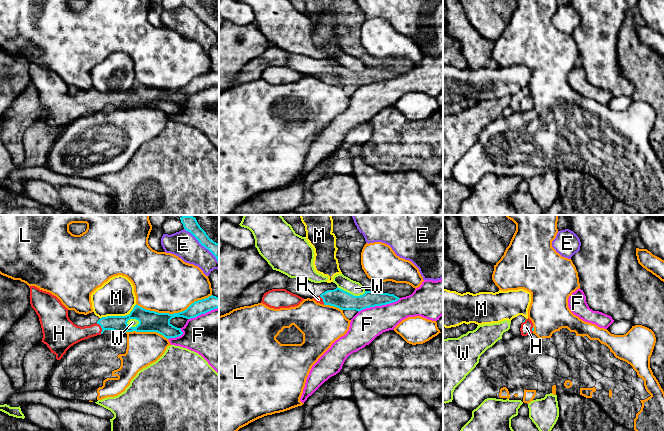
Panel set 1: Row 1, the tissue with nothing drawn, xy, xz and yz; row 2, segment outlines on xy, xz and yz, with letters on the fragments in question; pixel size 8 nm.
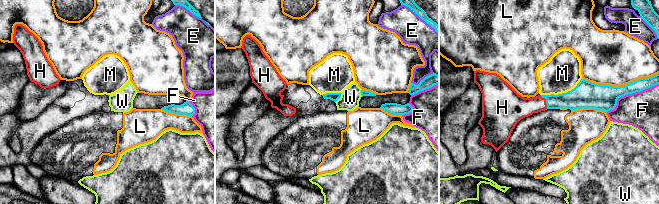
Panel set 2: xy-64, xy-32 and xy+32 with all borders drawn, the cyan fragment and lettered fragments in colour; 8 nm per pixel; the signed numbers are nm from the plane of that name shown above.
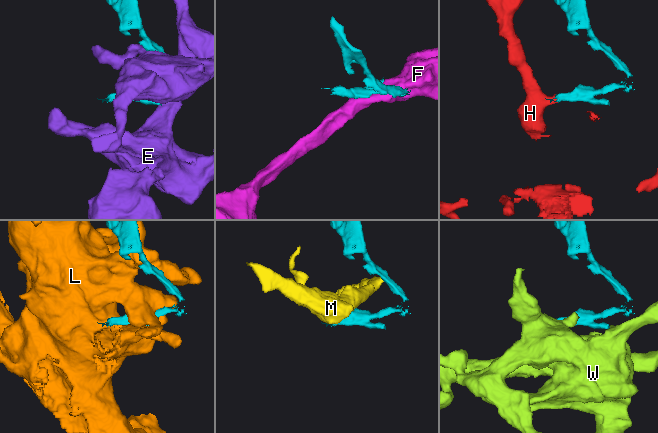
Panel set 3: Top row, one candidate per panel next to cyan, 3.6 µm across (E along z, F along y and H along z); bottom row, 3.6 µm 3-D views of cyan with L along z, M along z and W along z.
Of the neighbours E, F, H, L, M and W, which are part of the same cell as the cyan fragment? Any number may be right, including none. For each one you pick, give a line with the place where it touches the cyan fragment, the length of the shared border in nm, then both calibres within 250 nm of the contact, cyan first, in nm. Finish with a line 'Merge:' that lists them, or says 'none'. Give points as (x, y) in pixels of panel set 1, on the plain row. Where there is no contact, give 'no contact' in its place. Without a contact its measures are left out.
H: contact xy (101, 103); length 100 nm; calibres 130 and 160 nm
Merge: H

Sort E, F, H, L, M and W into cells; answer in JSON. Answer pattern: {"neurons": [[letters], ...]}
{"neurons": [["E"], ["F"], ["H"], ["L"], ["M"], ["W"]]}

